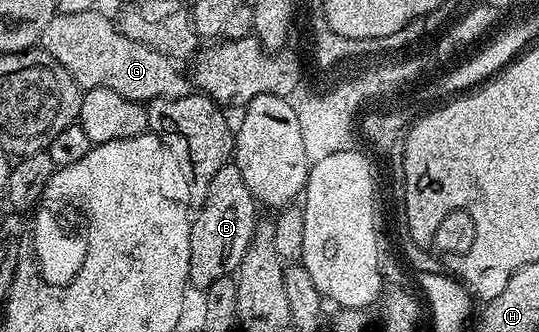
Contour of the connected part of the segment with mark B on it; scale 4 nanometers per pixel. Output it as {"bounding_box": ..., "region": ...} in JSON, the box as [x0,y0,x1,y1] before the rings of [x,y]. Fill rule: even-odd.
{"bounding_box":[190,162,259,290],"region":[[[233,162],[226,164],[207,184],[204,185],[206,197],[202,200],[202,209],[195,211],[190,226],[190,284],[204,290],[216,282],[216,278],[237,273],[240,262],[248,250],[254,237],[254,225],[259,223],[259,209],[256,207],[254,195],[244,186],[244,178],[240,178],[240,170]]]}

